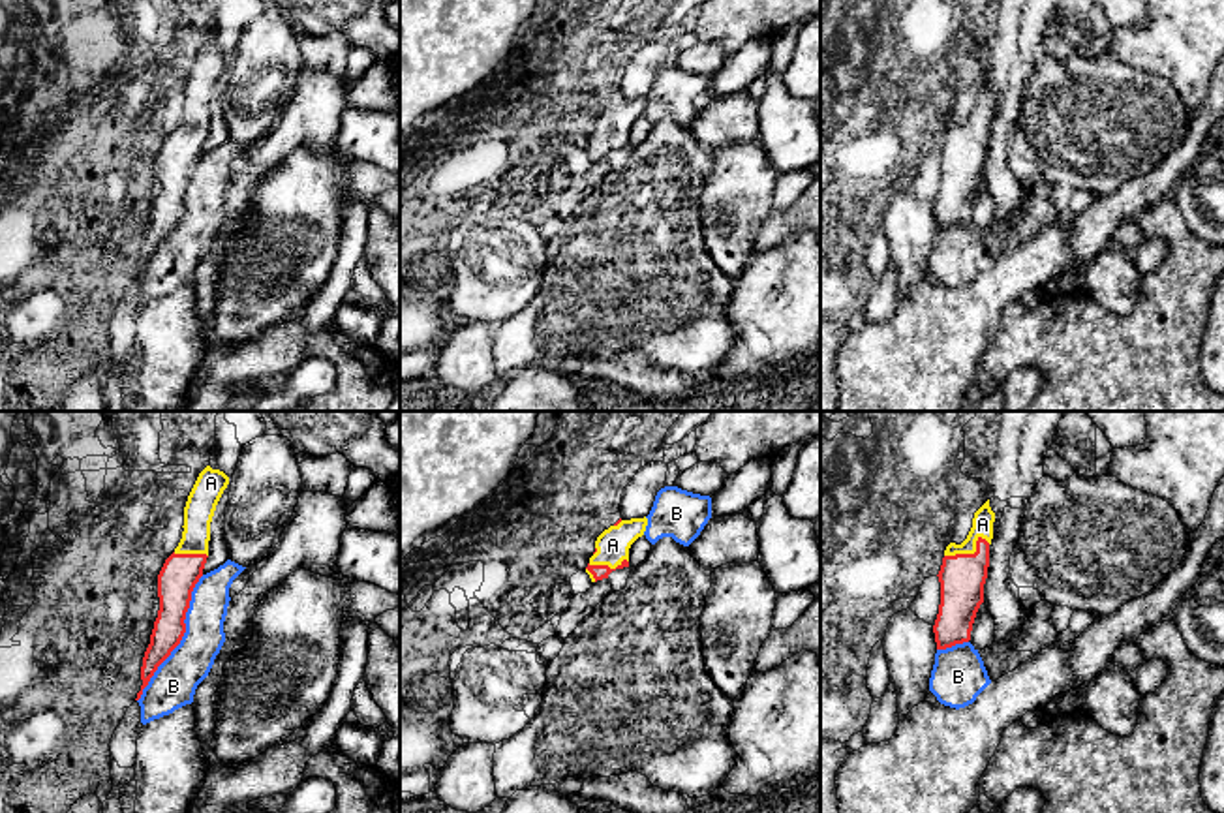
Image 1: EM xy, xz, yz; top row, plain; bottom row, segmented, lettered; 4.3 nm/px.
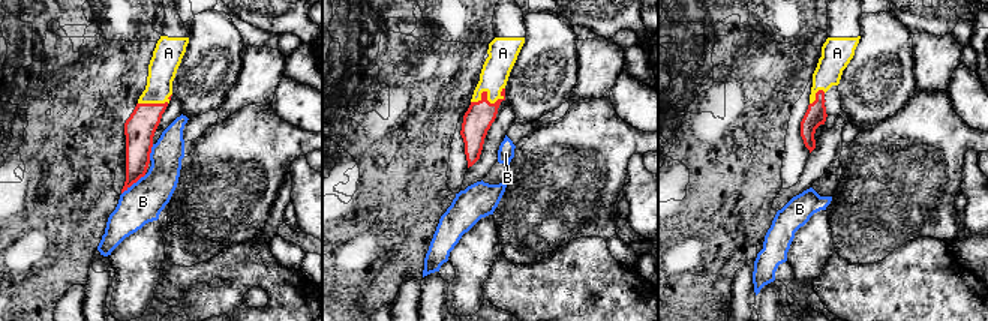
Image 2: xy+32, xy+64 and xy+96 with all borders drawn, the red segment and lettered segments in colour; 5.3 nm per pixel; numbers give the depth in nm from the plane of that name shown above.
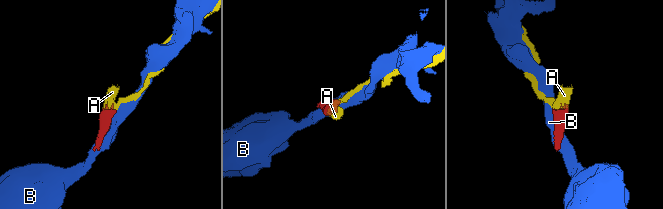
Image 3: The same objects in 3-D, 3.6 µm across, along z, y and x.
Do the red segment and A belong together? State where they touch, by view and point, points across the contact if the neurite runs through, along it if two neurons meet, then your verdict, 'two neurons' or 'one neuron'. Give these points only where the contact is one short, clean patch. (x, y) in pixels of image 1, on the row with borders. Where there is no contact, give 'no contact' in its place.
contact yz (971, 554); way yz (962, 577), (971, 554), (982, 524); one neuron

